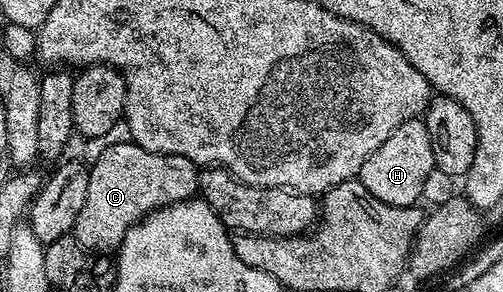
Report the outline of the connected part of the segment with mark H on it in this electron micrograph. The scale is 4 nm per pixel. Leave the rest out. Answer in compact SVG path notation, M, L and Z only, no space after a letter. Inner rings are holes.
M418 118L404 120L395 134L391 134L391 138L387 138L387 142L383 142L383 146L379 146L367 162L363 162L359 179L367 190L371 190L371 194L375 194L375 198L379 198L379 202L411 208L422 199L424 186L430 183L434 172L431 134L427 134L424 119Z

